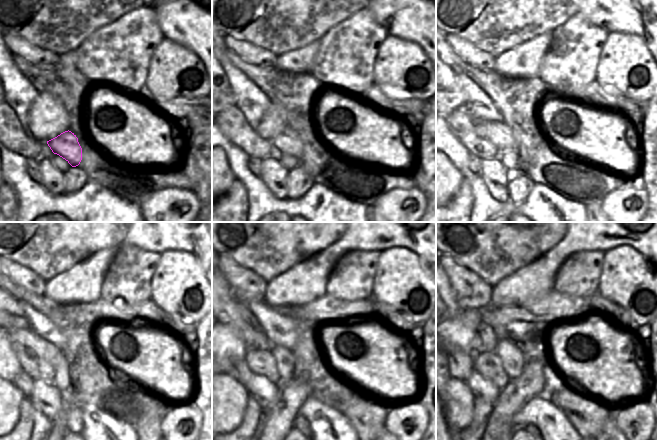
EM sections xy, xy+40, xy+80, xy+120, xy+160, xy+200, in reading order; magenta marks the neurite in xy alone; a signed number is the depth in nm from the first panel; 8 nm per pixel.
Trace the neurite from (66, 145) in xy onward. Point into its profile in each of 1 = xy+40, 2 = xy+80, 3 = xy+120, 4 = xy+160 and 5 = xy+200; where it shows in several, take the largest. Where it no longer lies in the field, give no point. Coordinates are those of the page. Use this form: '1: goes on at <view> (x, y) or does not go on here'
1: goes on at xy+40 (287, 141)
2: goes on at xy+80 (497, 132)
3: goes on at xy+120 (10, 313)
4: goes on at xy+160 (232, 312)
5: goes on at xy+200 (456, 309)

